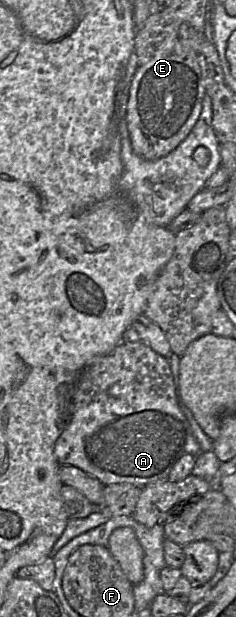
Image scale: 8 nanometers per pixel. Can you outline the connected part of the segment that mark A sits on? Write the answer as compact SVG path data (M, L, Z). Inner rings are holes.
M141 340L120 343L109 354L96 357L82 370L74 390L70 421L55 443L55 457L61 465L75 466L96 477L104 486L132 484L144 487L165 480L184 455L198 456L201 448L180 407L178 389L166 357Z

